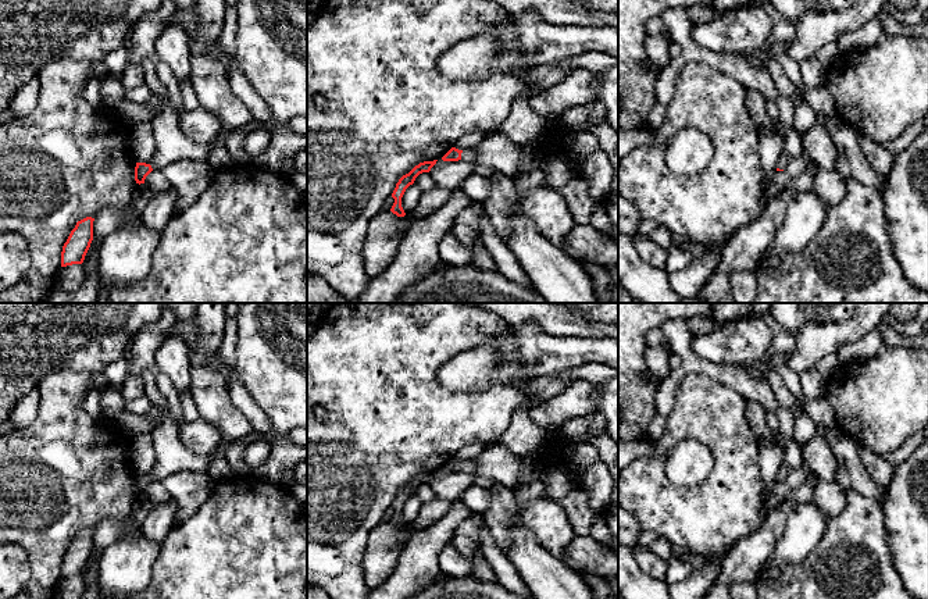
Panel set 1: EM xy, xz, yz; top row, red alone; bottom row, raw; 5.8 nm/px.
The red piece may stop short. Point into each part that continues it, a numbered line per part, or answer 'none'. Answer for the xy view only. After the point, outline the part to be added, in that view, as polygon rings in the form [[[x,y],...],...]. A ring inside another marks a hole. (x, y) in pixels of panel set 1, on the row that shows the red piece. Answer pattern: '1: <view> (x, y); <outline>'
1: xy (171, 145); [[[144,58],[140,67],[144,83],[154,96],[165,103],[164,110],[151,121],[156,142],[156,151],[150,160],[151,168],[161,171],[165,165],[182,158],[206,161],[210,153],[210,143],[196,143],[182,133],[176,110],[169,101],[167,88],[157,75],[157,65],[150,58]]]

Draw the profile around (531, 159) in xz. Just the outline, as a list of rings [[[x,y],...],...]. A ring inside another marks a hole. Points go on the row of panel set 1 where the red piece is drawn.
[[[535,143],[525,145],[521,147],[518,171],[515,172],[514,178],[518,178],[529,171],[540,170],[543,168],[545,163],[546,158]]]

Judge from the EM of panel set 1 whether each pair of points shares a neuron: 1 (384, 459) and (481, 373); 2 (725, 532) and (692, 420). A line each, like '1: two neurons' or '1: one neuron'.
1: two neurons
2: one neuron

